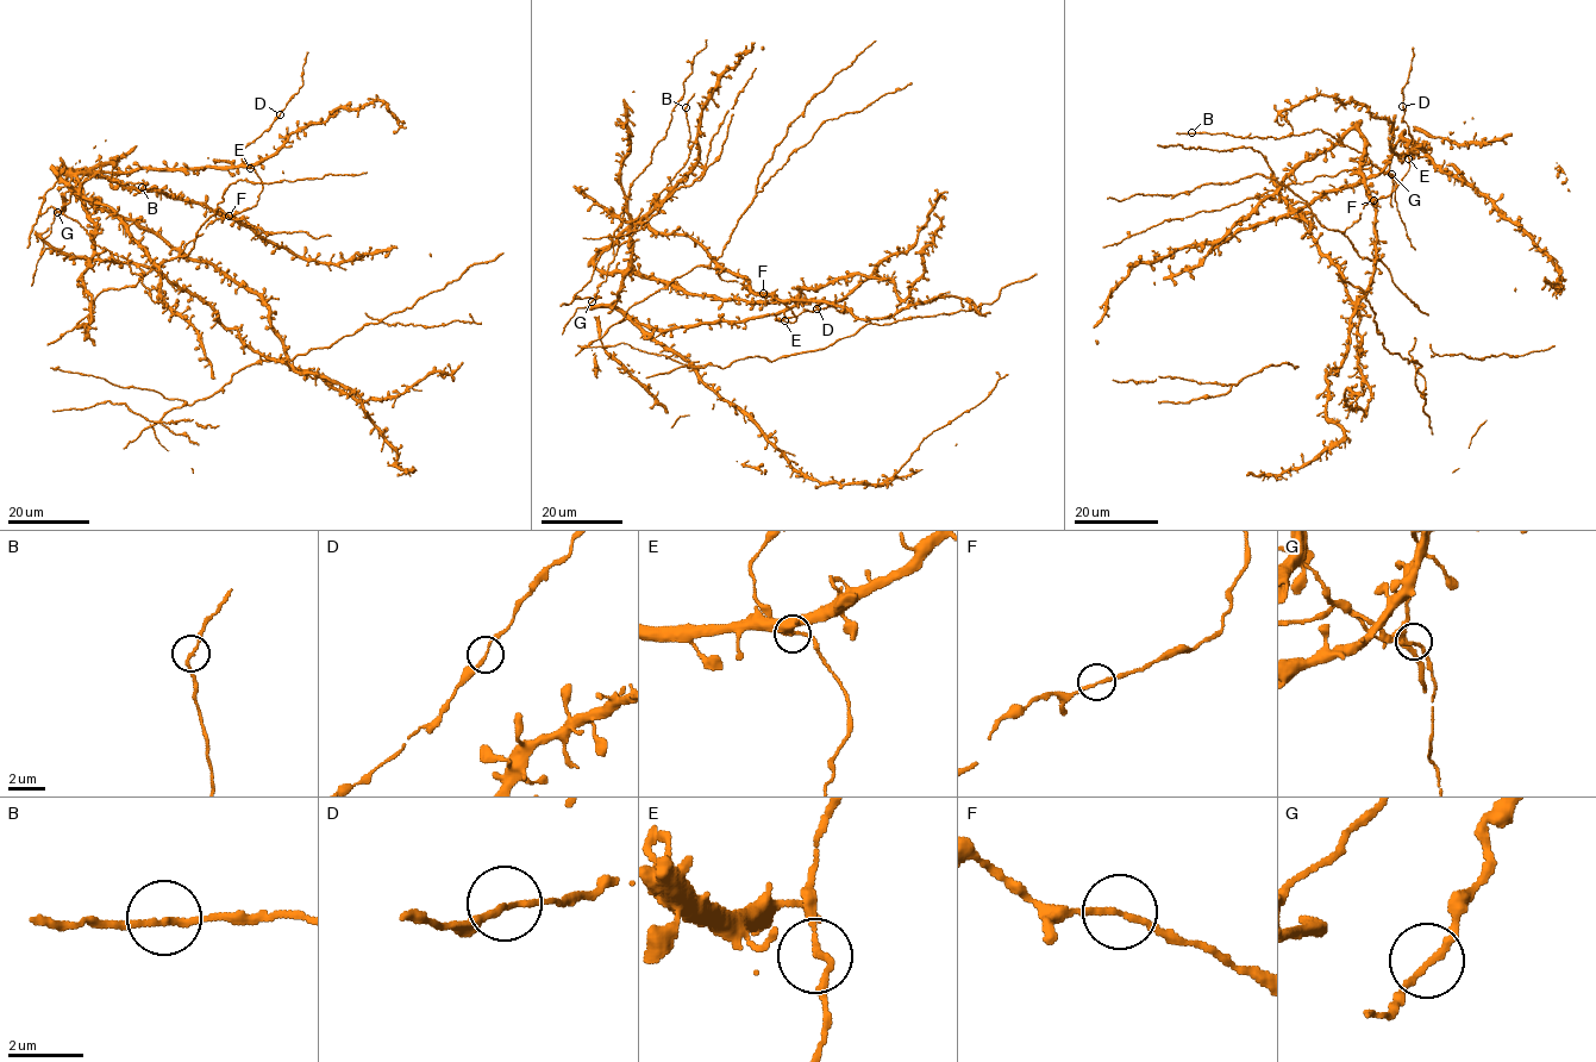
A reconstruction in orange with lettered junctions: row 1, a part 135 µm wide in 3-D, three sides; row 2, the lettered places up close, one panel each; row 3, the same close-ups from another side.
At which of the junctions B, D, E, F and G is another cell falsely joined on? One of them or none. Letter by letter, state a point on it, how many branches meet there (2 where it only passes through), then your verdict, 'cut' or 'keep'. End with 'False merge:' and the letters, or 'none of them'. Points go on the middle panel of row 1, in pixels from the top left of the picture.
B: at (686, 107); 2 branches meet; keep
D: at (817, 308); 2 branches meet; keep
E: at (784, 320); 2 branches meet; keep
F: at (763, 293); 2 branches meet; keep
G: at (592, 301); 2 branches meet; keep
False merge: none of them

